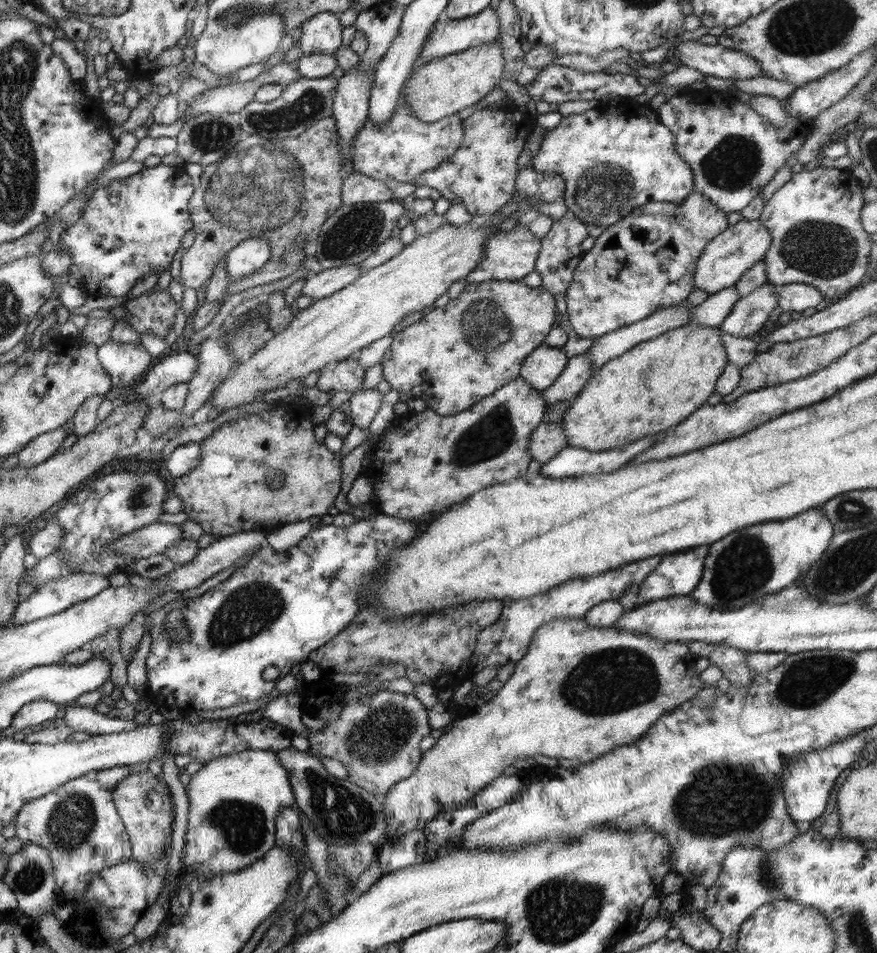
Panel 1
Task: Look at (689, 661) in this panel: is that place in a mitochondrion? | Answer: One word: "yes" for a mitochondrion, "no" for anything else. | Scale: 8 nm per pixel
no

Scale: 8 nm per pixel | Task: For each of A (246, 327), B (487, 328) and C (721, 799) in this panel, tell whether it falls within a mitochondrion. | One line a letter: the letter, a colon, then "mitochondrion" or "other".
A: mitochondrion
B: mitochondrion
C: mitochondrion

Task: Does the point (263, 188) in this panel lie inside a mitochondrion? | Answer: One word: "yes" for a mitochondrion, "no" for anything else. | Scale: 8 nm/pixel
yes

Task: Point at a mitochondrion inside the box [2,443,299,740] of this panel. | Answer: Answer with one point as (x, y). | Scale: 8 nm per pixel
(249, 609)

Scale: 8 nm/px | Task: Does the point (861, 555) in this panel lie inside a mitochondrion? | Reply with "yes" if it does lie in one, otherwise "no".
yes

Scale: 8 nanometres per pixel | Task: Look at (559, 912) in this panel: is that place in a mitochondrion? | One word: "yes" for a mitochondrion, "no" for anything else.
yes

